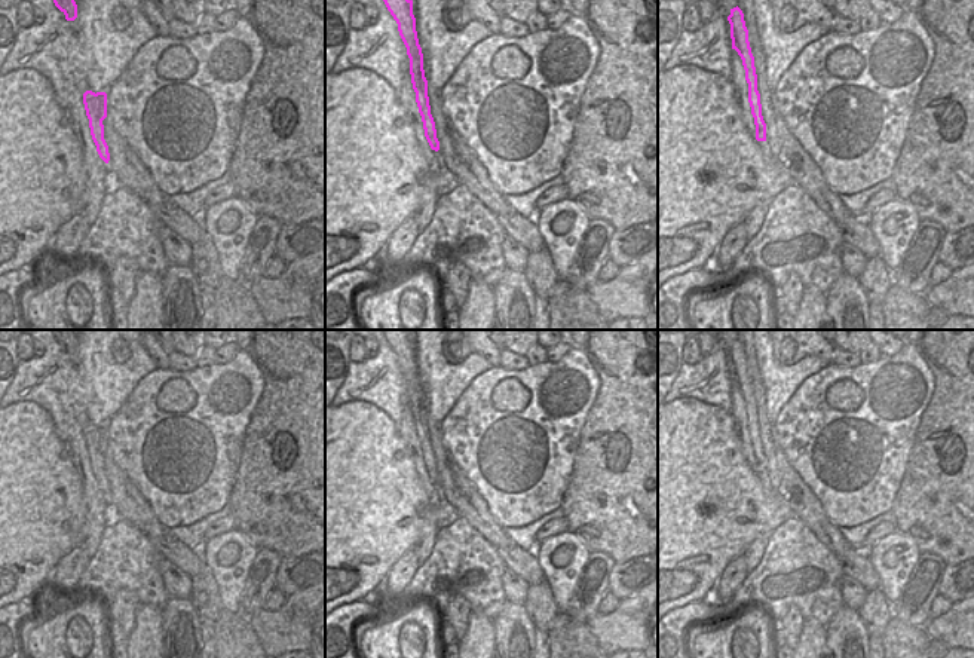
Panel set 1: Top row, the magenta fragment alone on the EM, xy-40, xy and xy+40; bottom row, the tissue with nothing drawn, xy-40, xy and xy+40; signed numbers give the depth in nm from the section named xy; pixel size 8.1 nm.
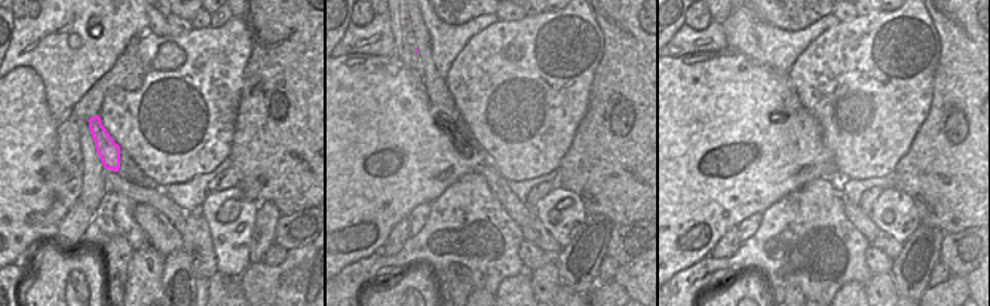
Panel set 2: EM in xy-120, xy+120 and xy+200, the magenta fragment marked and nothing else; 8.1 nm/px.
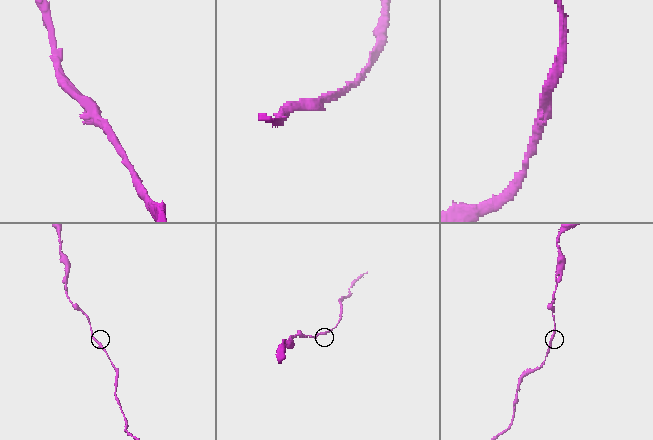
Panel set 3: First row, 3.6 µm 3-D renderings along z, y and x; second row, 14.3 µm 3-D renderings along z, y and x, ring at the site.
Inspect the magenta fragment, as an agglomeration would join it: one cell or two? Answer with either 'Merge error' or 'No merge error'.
No merge error.

